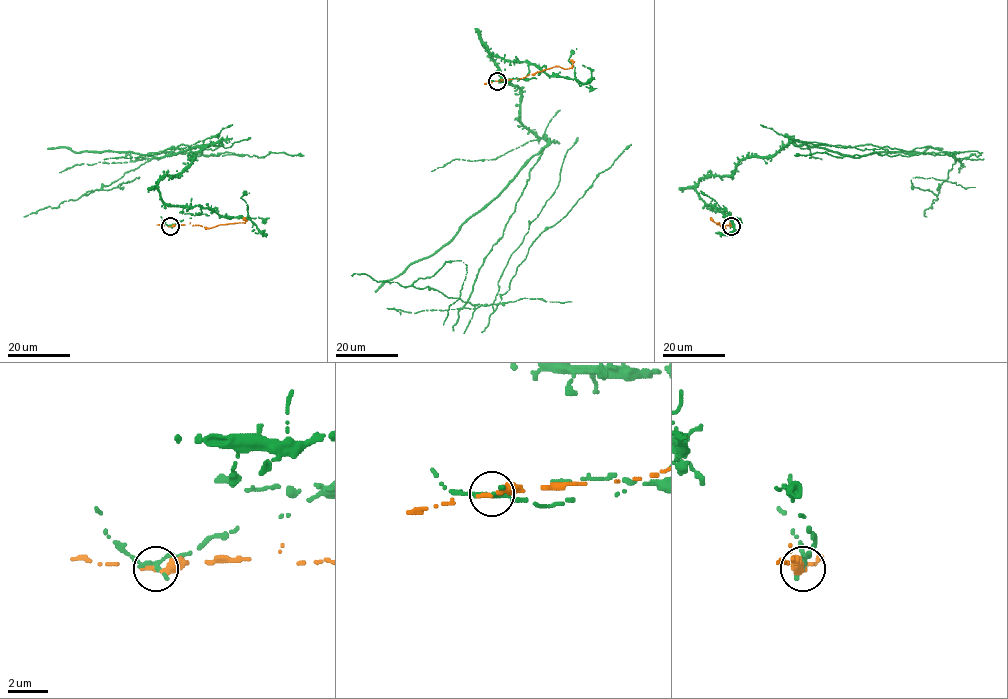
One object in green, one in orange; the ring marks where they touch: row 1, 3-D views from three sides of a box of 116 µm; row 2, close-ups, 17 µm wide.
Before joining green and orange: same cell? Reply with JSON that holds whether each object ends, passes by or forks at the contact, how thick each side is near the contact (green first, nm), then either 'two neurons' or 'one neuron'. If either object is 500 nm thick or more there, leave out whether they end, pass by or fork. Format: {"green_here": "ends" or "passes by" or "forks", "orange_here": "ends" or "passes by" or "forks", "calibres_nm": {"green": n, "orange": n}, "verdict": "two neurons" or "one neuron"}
{"green_here": "passes by", "orange_here": "ends", "calibres_nm": {"green": 220, "orange": 280}, "verdict": "two neurons"}

